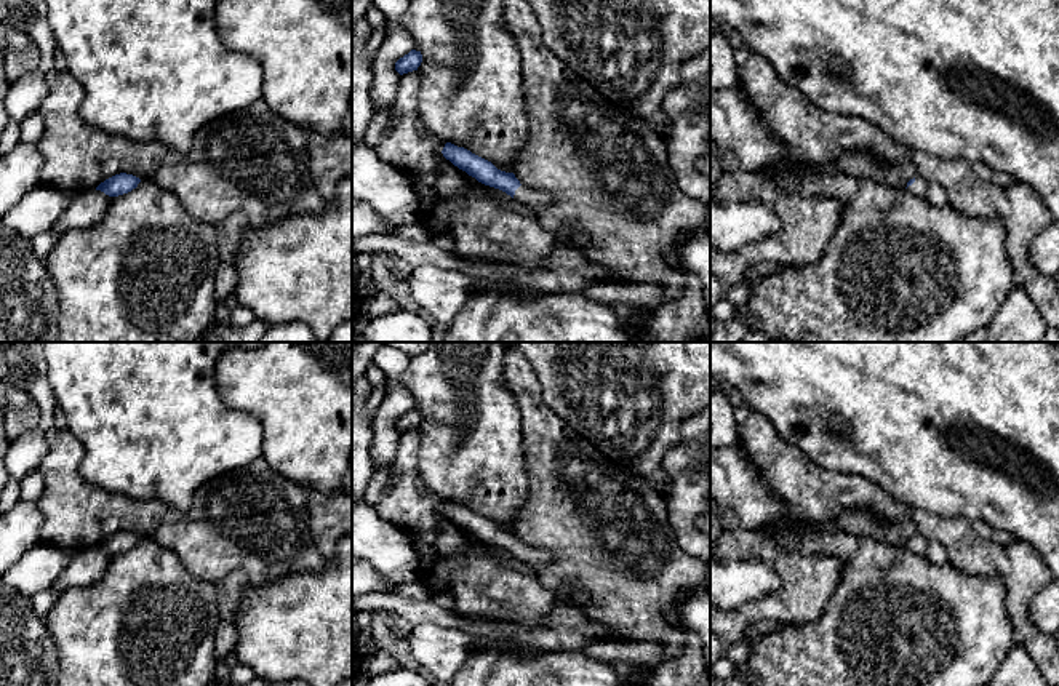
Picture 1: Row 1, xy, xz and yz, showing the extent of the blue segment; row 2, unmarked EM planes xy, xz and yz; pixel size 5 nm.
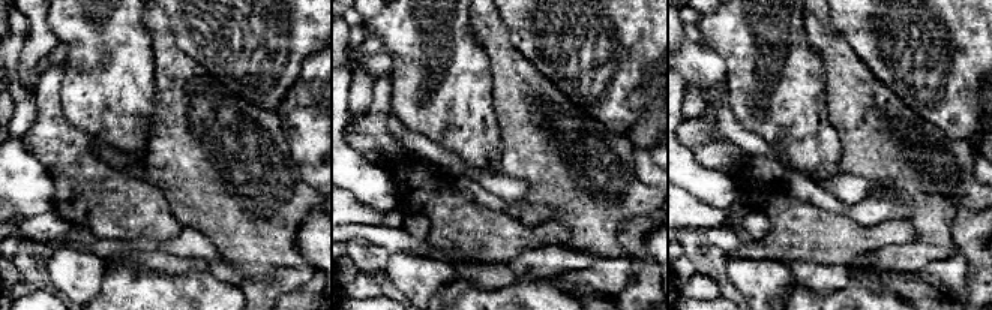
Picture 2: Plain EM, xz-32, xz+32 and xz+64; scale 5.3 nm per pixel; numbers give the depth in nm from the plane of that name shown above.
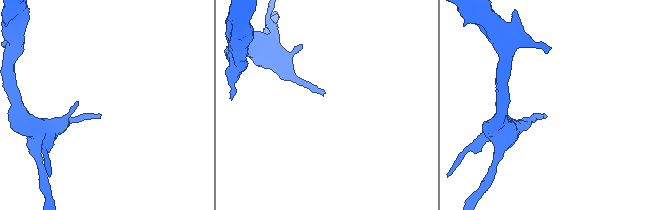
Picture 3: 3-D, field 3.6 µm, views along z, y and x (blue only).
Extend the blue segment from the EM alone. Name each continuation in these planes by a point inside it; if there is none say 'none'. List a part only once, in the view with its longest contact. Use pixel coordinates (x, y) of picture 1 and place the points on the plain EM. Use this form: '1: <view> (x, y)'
1: xz (535, 557)

